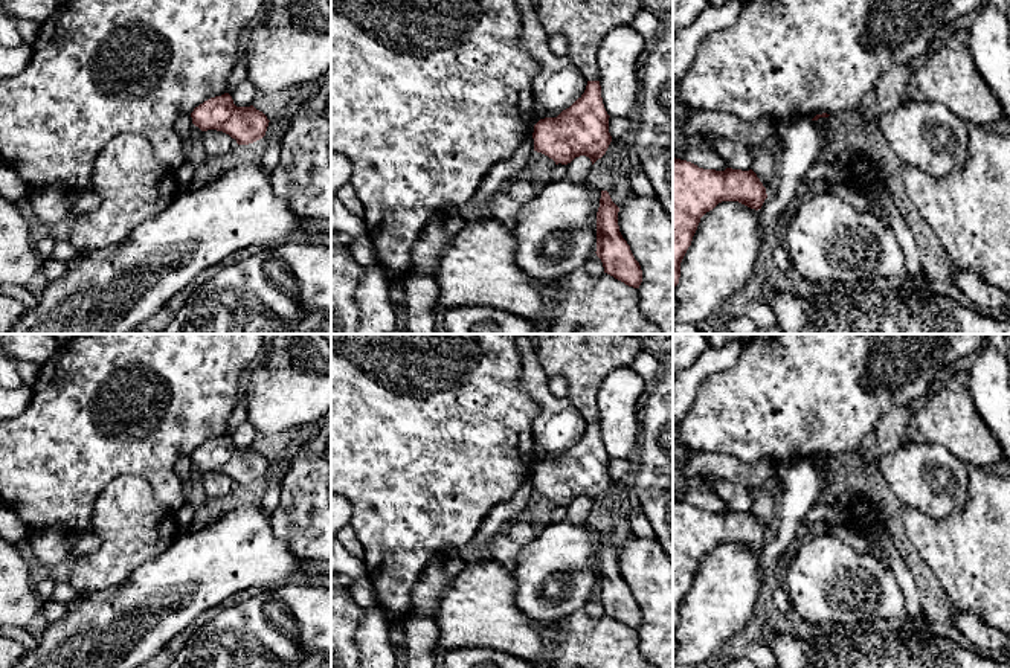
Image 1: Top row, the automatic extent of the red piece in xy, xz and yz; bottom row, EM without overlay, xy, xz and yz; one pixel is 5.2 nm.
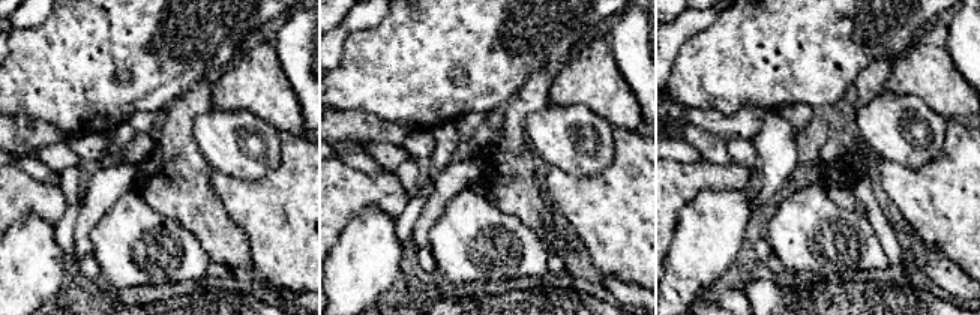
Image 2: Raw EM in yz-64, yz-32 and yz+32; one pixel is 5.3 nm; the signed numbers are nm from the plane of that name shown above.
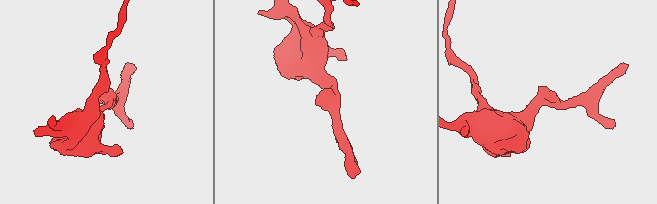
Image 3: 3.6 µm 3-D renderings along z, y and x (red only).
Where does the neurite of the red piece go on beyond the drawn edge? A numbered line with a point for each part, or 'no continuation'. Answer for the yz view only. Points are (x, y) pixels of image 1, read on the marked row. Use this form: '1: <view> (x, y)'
no continuation

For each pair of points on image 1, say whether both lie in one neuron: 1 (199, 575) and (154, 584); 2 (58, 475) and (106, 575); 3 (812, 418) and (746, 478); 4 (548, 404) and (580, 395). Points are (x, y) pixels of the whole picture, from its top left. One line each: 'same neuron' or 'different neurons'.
1: same neuron
2: different neurons
3: different neurons
4: different neurons

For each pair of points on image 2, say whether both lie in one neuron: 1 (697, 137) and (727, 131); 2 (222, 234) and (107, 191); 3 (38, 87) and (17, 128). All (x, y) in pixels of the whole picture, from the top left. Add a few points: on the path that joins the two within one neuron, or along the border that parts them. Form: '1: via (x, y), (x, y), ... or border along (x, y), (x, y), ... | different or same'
1: border along (680, 120), (716, 134), (725, 141) | different
2: border along (140, 164), (140, 173), (132, 188) | different
3: border along (15, 116), (36, 116), (56, 128) | different

